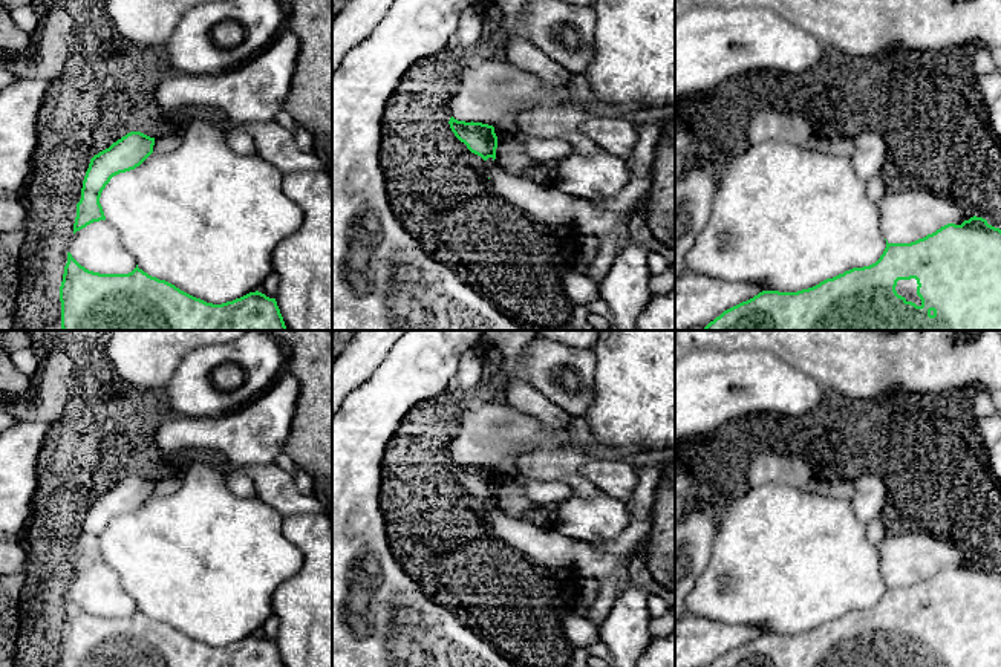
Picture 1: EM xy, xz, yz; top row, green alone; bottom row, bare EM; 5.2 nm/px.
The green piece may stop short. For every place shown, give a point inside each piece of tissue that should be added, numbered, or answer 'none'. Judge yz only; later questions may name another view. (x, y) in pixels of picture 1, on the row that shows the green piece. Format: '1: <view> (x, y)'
1: yz (906, 288)

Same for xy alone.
none

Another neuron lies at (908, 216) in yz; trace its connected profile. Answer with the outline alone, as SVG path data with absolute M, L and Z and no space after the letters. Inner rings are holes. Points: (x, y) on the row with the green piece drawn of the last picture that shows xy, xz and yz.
M931 191L888 193L877 203L888 243L911 243L947 223L961 225L973 217L957 200L943 199Z

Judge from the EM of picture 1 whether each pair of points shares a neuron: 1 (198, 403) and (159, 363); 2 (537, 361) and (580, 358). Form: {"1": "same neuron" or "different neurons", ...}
{"1": "different neurons", "2": "same neuron"}

